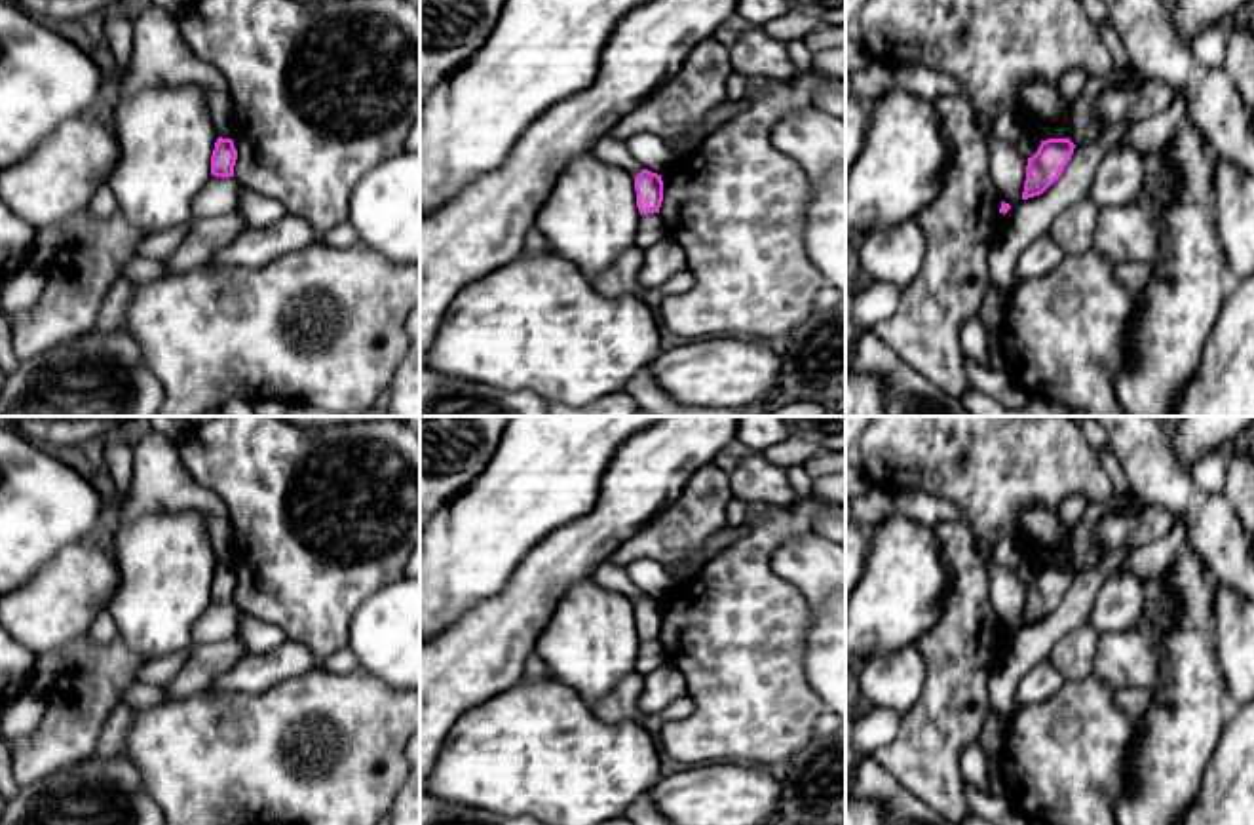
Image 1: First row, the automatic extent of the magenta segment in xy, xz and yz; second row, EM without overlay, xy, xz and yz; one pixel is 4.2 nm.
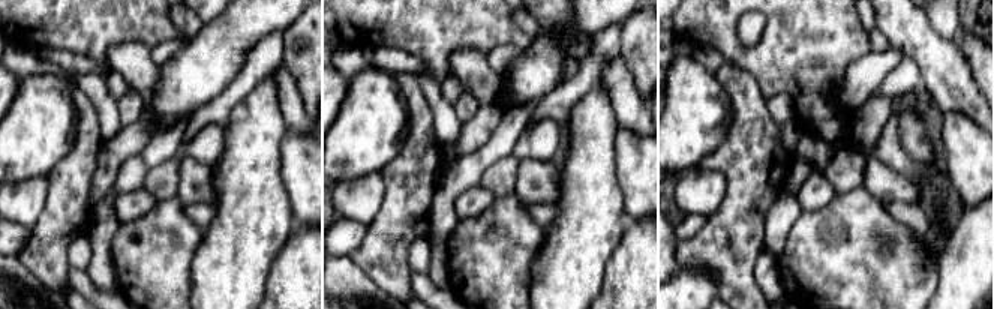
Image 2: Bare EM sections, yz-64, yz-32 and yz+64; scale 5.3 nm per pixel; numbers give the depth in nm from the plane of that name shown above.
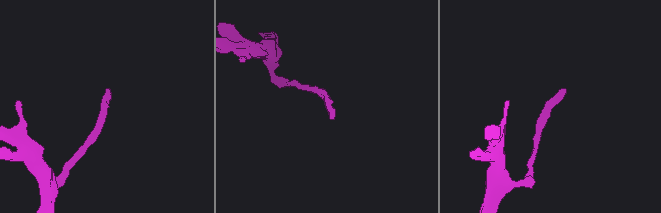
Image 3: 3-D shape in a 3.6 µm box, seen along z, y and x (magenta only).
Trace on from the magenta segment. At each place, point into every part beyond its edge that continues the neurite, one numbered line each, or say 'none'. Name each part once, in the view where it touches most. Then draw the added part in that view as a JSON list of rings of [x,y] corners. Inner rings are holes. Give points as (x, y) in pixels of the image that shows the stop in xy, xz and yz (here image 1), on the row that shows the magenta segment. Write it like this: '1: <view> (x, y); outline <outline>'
none

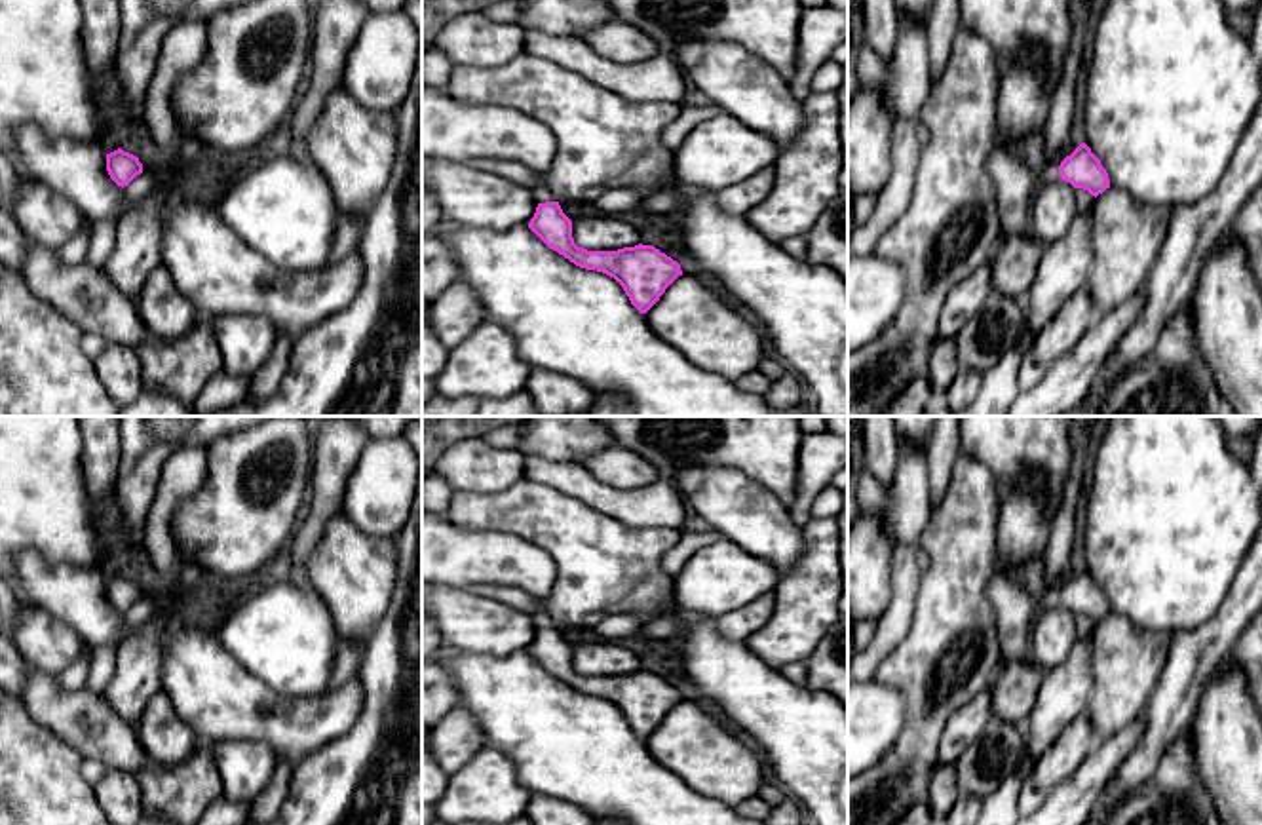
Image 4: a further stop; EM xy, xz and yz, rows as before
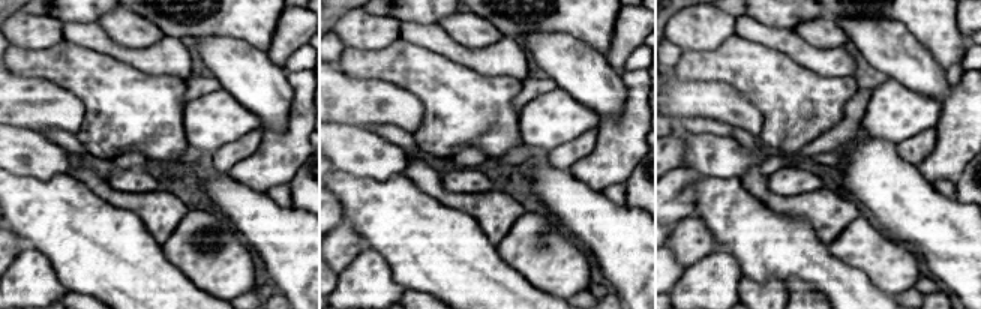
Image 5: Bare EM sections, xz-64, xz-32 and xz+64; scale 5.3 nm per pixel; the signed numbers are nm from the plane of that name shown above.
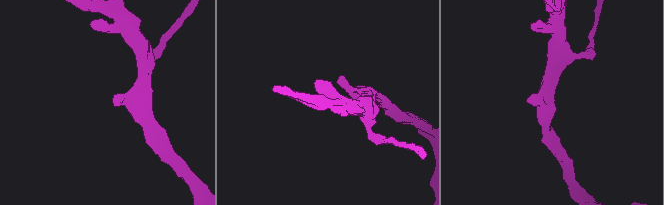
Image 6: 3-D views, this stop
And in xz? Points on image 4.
1: xz (542, 194); outline [[[538,177],[538,184],[532,190],[532,196],[538,203],[555,201],[553,194],[549,192],[542,177]]]

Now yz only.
1: yz (1050, 173); outline [[[1051,160],[1051,163],[1034,179],[1034,188],[1042,188],[1043,184],[1049,184],[1053,181],[1059,181],[1059,165],[1061,162]]]

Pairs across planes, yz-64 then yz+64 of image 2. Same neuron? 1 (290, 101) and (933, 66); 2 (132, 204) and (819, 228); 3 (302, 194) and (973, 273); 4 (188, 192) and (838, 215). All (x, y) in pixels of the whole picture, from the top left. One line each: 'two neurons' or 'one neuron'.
1: one neuron
2: two neurons
3: two neurons
4: two neurons

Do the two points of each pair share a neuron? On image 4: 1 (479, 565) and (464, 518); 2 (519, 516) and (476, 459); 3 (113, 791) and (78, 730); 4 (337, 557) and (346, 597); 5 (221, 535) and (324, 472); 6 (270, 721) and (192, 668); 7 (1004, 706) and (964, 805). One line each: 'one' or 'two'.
1: two
2: two
3: one
4: one
5: two
6: one
7: one

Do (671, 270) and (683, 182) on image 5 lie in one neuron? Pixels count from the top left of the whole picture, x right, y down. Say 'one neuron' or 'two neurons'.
one neuron

